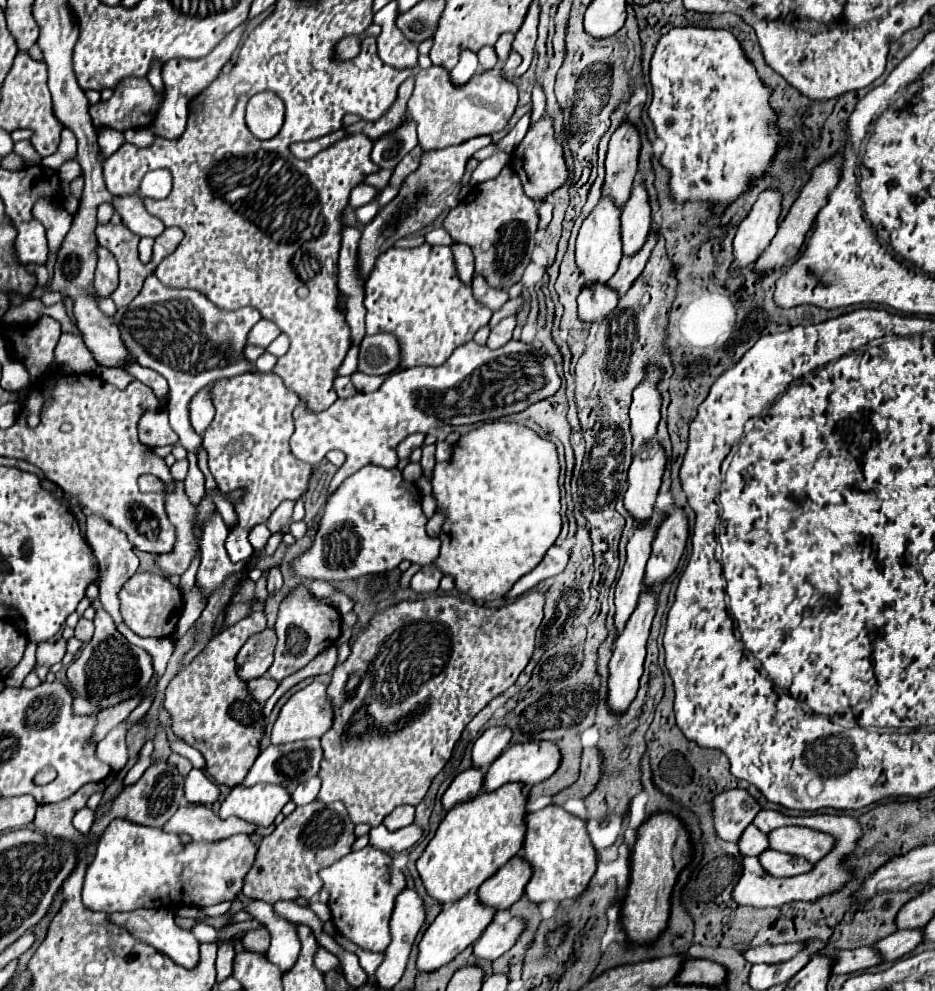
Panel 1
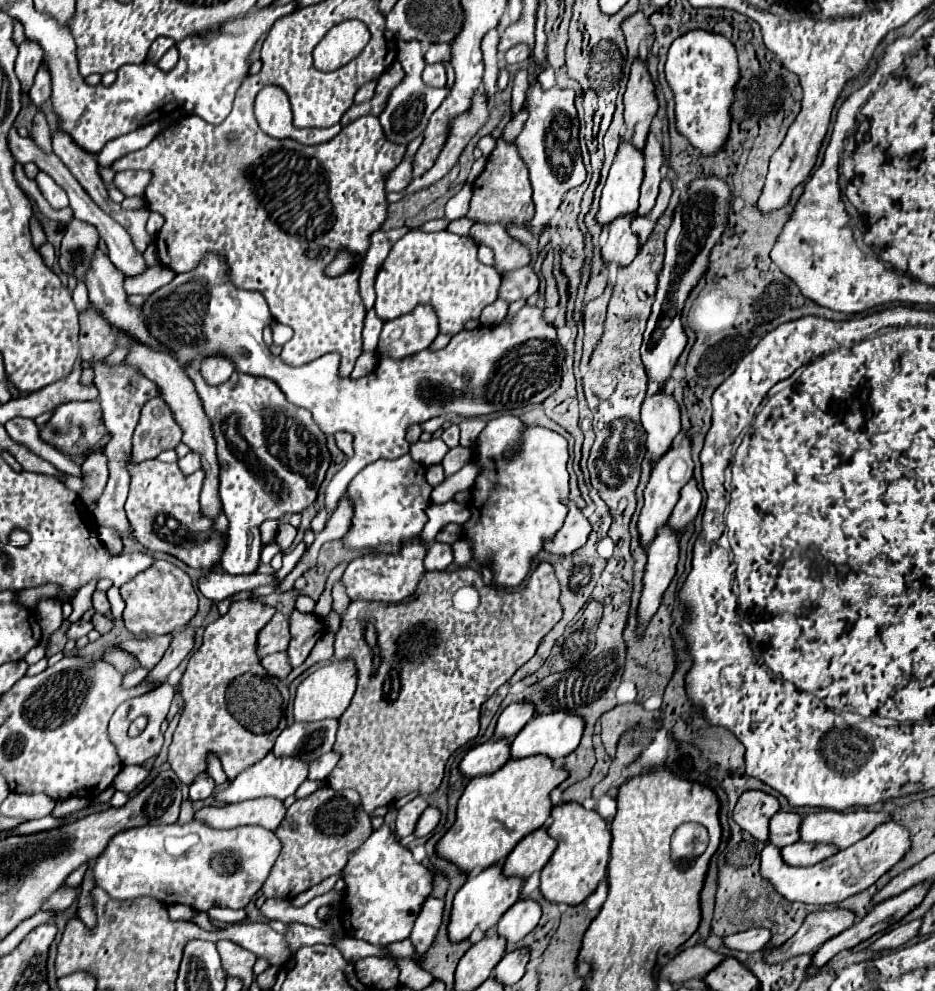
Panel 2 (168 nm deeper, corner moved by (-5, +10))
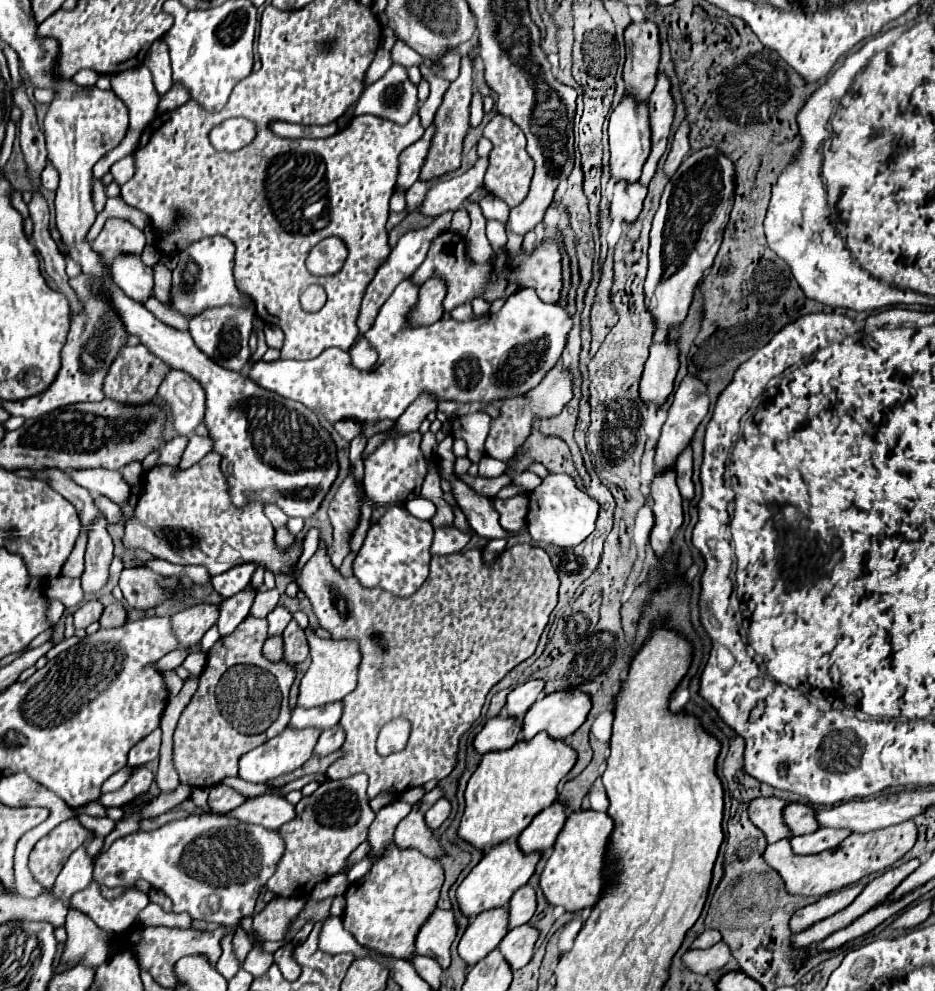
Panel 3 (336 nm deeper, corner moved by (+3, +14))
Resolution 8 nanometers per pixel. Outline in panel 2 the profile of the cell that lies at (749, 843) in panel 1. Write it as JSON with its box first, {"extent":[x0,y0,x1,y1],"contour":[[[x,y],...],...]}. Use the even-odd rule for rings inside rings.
{"extent":[769,810,801,846],"contour":[[[779,810],[769,820],[769,844],[773,846],[787,846],[797,842],[797,826],[801,824],[801,816],[795,812],[783,812]]]}

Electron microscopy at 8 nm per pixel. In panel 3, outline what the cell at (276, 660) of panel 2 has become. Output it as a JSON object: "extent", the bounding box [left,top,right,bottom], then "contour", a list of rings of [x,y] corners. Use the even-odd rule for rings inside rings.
{"extent":[263,636,283,662],"contour":[[[281,636],[267,638],[265,644],[263,644],[263,656],[267,660],[273,660],[273,662],[281,660],[283,658],[283,638]]]}

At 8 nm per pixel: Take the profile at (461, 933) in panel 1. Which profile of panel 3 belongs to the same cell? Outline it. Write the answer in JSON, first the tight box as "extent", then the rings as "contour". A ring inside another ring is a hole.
{"extent":[457,840,541,916],"contour":[[[517,840],[501,842],[497,844],[497,848],[491,848],[489,852],[485,852],[483,860],[469,872],[469,876],[457,888],[457,902],[461,906],[461,912],[465,916],[473,916],[473,914],[477,916],[485,910],[505,906],[511,900],[513,892],[529,882],[529,878],[537,868],[539,858],[541,858],[541,852],[533,852],[533,854],[521,852],[521,848],[517,846]]]}

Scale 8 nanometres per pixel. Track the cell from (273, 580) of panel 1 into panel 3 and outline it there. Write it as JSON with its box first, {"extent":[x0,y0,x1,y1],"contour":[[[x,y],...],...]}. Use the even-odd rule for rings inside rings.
{"extent":[265,504,289,528],"contour":[[[265,504],[265,516],[273,522],[273,526],[275,526],[275,528],[283,526],[283,524],[289,520],[277,504]]]}

